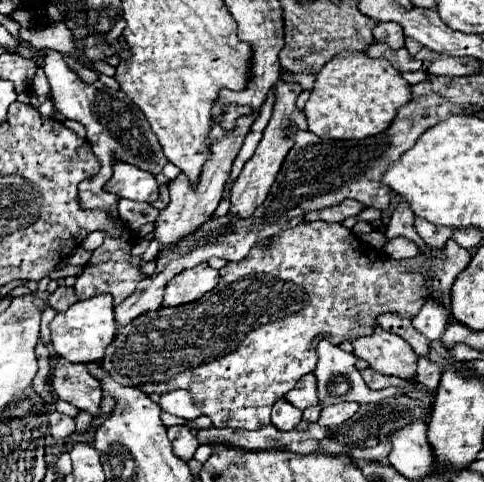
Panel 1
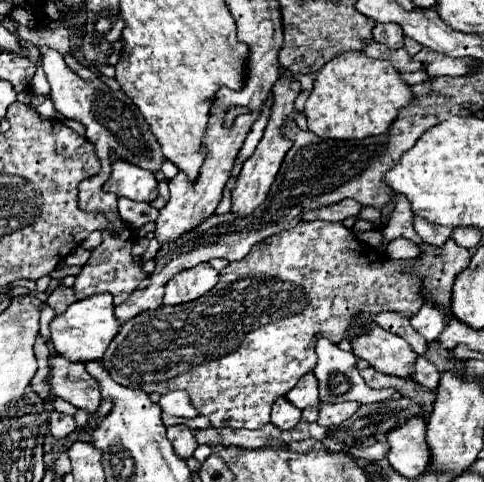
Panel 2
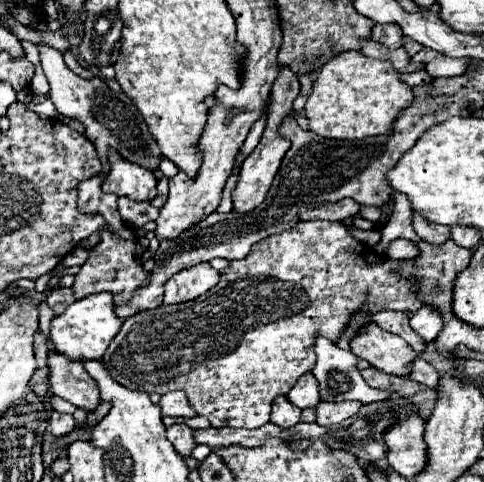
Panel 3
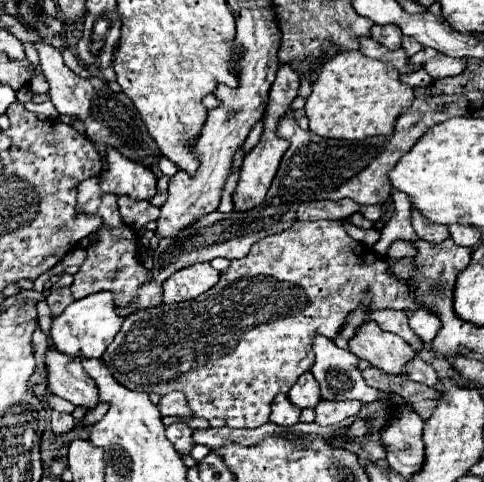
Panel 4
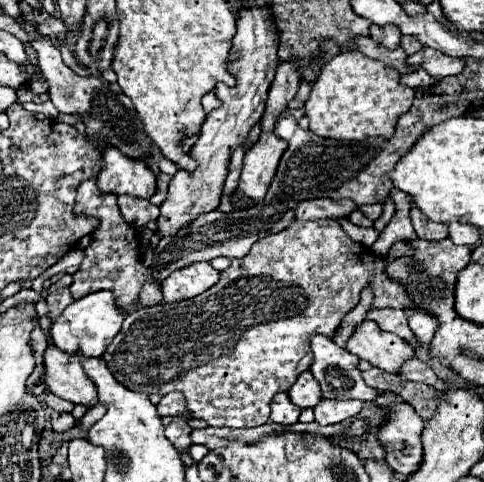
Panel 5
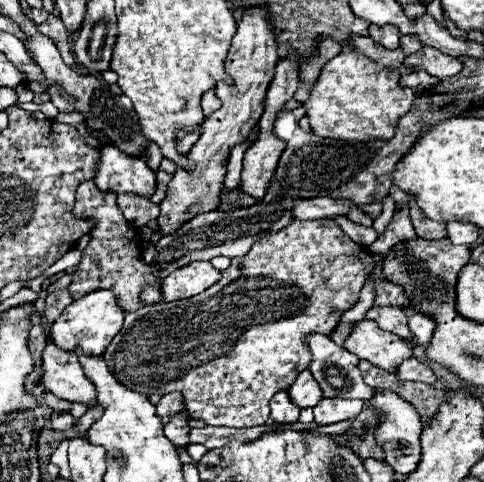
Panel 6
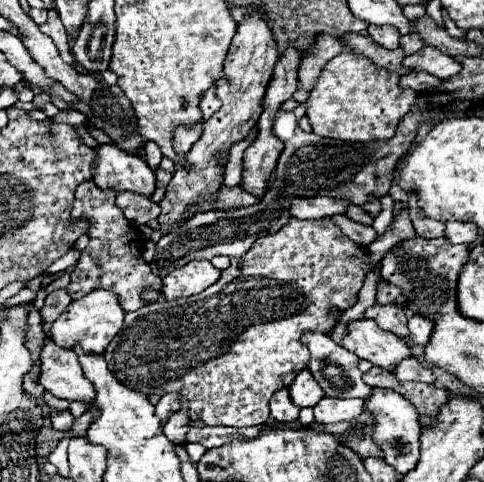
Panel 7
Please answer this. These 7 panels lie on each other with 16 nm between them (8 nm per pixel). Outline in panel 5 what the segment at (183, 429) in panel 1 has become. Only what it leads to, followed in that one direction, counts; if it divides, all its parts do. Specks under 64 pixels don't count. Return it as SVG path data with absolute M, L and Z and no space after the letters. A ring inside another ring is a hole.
M176 416L172 420L172 424L166 426L166 438L174 444L174 448L178 452L188 452L190 450L190 446L192 446L190 432L192 432L192 428L186 424L186 420L182 416Z

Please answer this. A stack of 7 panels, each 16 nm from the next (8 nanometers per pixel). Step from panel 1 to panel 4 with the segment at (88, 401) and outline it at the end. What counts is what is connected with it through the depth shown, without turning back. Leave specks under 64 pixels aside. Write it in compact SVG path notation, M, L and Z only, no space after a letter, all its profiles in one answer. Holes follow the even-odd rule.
M52 348L46 354L46 366L48 388L52 394L86 410L98 406L100 398L96 382L84 372L80 360L68 360L62 352L56 352L56 348Z

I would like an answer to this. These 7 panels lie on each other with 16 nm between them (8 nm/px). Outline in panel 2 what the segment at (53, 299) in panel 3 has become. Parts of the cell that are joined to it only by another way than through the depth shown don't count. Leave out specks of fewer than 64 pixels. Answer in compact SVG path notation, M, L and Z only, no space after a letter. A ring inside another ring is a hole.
M58 286L50 296L48 296L48 302L50 302L50 308L58 312L64 312L70 304L76 302L76 296L74 296L74 290L72 288L66 288L66 286Z

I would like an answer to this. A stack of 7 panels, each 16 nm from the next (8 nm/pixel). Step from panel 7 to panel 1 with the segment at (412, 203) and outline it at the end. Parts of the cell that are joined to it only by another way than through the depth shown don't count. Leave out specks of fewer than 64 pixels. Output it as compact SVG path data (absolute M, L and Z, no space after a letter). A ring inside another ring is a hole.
M416 218L416 230L418 230L420 238L432 248L444 248L446 242L452 238L452 228L442 228L442 226L430 224L422 218Z

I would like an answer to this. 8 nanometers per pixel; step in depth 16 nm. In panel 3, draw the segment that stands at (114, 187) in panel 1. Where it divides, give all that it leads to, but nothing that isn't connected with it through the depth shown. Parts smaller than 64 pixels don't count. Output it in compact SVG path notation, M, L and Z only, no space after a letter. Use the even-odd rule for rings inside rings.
M110 152L110 174L102 184L104 192L116 196L128 196L132 200L154 200L156 198L156 178L152 172L138 164L120 160L116 152Z

